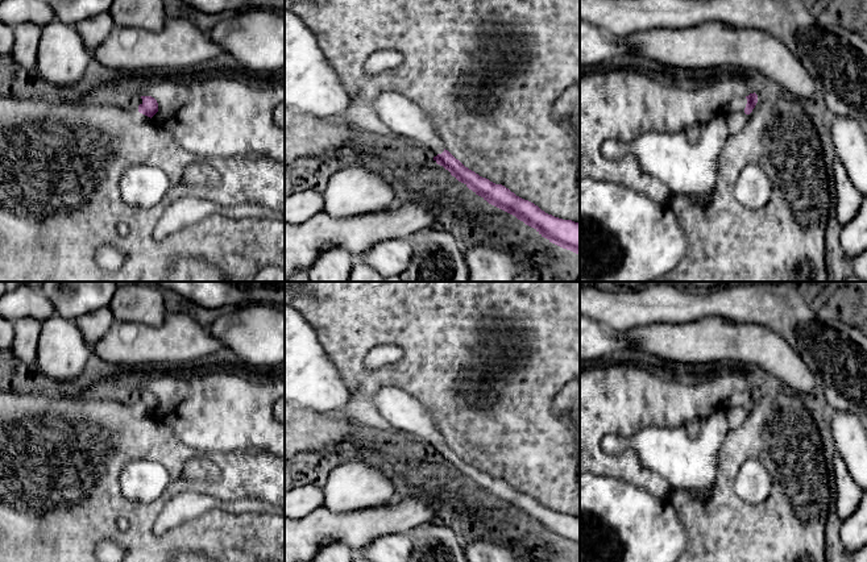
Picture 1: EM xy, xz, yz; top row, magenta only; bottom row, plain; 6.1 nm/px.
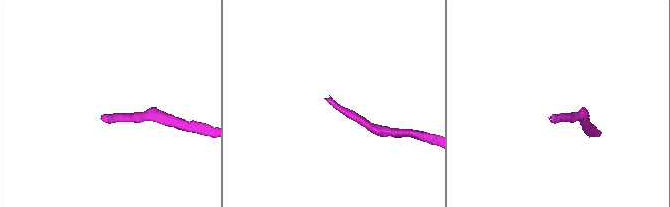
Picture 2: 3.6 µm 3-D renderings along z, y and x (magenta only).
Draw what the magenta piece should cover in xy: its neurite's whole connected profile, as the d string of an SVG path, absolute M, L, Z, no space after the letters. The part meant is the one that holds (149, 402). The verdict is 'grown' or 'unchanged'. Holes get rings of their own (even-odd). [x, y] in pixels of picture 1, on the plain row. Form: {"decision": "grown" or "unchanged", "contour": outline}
{"decision": "grown", "contour": "M152 391L136 392L133 395L133 400L140 408L142 408L150 413L158 407L158 397Z"}

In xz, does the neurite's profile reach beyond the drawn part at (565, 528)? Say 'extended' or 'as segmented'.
extended

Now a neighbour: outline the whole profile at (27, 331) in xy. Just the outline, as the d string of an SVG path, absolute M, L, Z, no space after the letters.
M24 317L13 322L14 338L11 351L25 363L36 363L38 357L38 338L41 322L32 317Z

